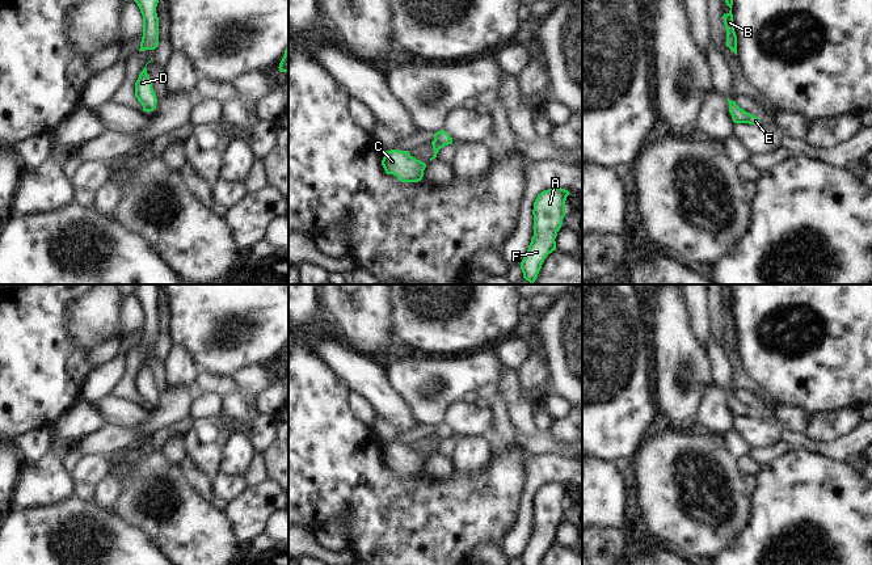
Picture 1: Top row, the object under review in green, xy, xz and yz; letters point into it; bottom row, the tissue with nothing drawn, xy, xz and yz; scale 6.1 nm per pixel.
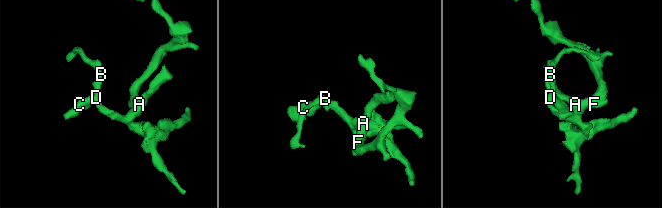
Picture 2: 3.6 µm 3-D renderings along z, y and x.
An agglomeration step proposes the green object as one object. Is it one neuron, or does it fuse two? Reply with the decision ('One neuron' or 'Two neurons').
One neuron

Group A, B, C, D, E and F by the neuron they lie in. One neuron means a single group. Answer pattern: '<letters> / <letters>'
A B C D E F

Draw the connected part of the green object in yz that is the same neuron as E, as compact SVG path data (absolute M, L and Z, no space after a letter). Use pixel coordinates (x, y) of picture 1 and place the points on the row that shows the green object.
M726 98L729 102L729 113L732 115L732 119L734 123L749 123L749 125L759 125L759 118L745 111L741 109L736 101L730 101Z

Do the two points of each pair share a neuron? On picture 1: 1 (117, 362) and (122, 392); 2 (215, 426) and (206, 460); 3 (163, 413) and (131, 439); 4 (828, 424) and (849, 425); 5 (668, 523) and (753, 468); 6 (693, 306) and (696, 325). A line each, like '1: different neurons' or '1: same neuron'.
1: different neurons
2: same neuron
3: same neuron
4: same neuron
5: different neurons
6: same neuron

